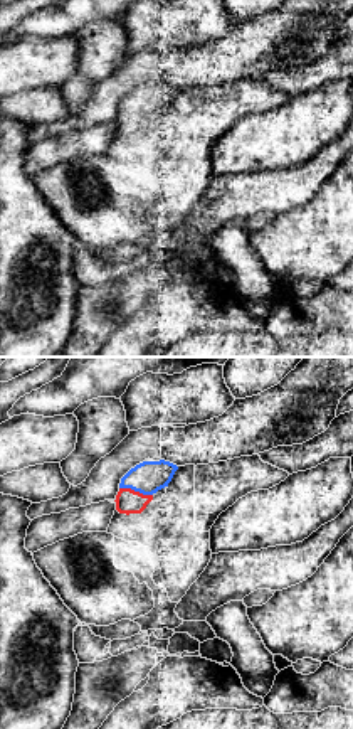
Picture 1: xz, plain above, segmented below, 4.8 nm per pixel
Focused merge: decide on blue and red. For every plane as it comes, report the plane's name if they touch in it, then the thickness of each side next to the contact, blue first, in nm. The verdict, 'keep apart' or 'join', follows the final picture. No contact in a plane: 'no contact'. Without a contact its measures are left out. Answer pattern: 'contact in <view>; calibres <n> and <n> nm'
contact in xz; calibres 160 and 120 nm

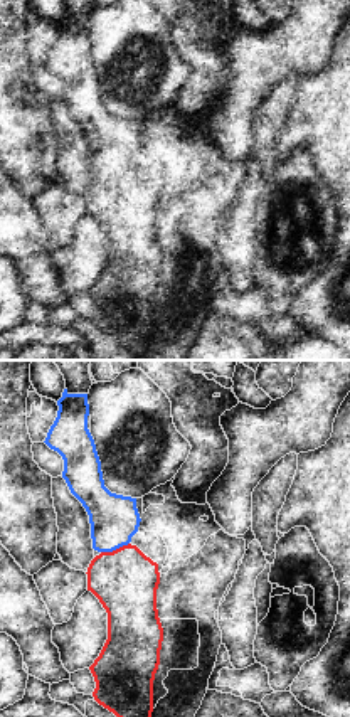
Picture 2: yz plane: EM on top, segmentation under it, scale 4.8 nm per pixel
contact in yz; calibres 240 and 320 nm

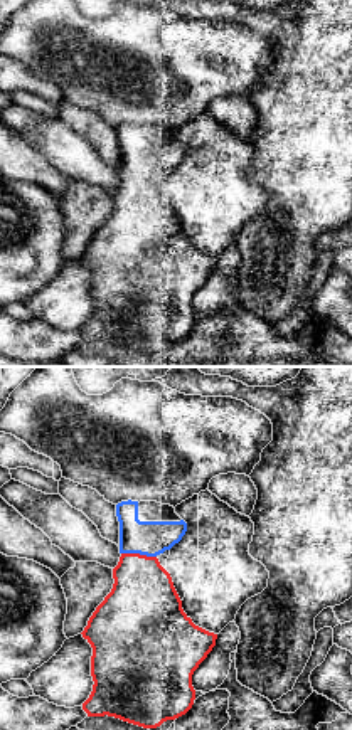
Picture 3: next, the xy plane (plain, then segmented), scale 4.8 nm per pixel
contact in xy; calibres 170 and 340 nm

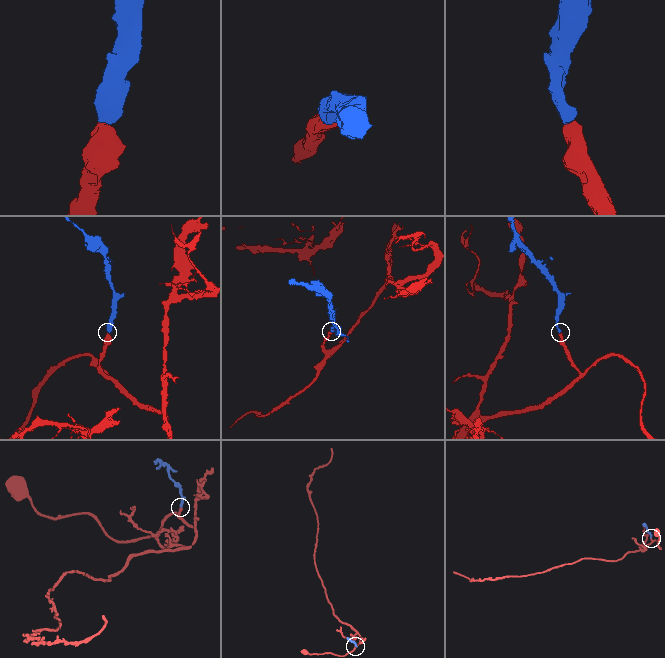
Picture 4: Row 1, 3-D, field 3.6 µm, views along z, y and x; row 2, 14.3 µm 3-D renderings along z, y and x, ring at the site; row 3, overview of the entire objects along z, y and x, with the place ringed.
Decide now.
join

